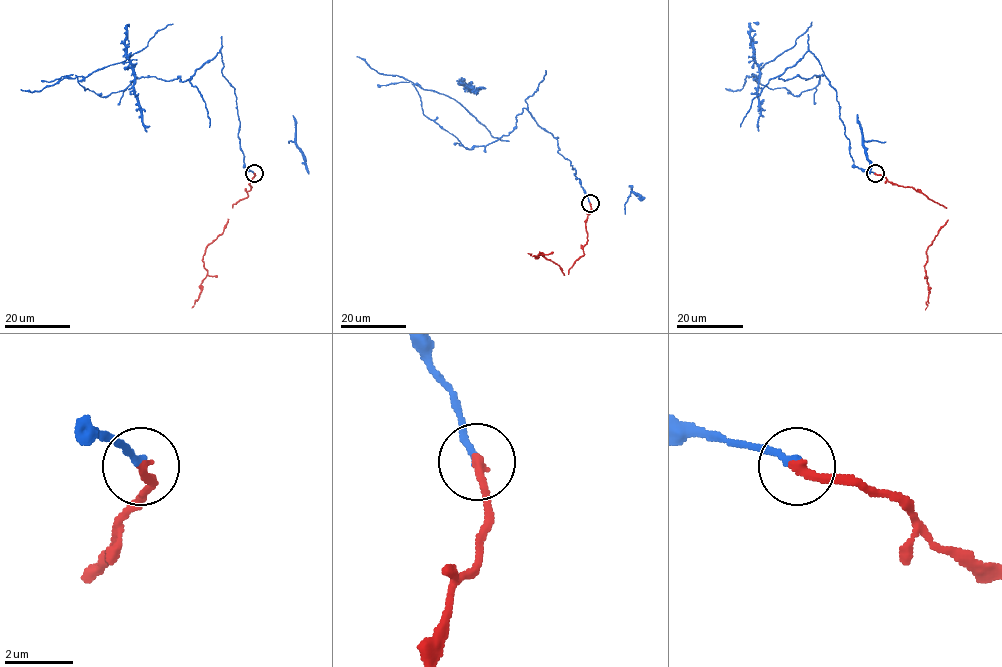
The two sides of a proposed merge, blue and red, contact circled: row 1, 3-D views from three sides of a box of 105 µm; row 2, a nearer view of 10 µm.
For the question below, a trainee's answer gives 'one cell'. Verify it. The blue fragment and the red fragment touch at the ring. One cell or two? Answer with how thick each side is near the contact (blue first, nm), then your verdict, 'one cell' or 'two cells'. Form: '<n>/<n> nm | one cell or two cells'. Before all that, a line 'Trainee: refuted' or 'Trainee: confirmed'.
Trainee: refuted
200/280 nm | two cells

